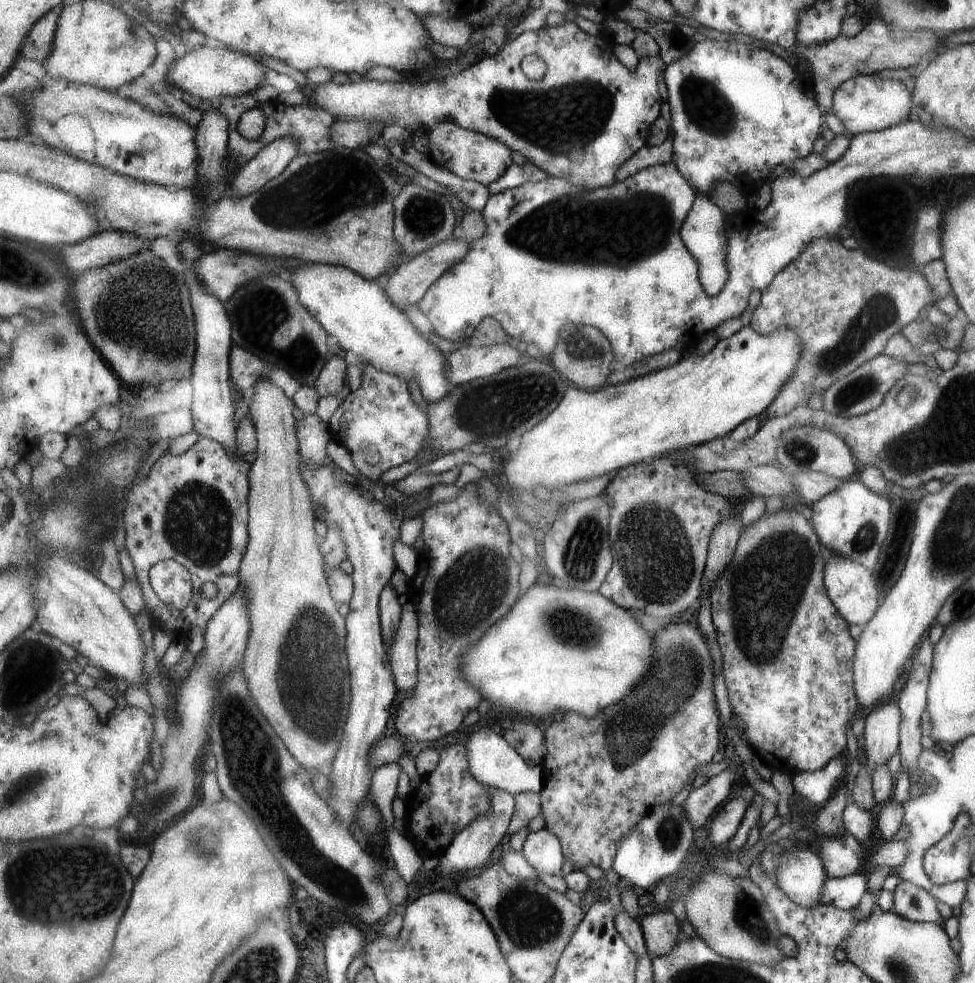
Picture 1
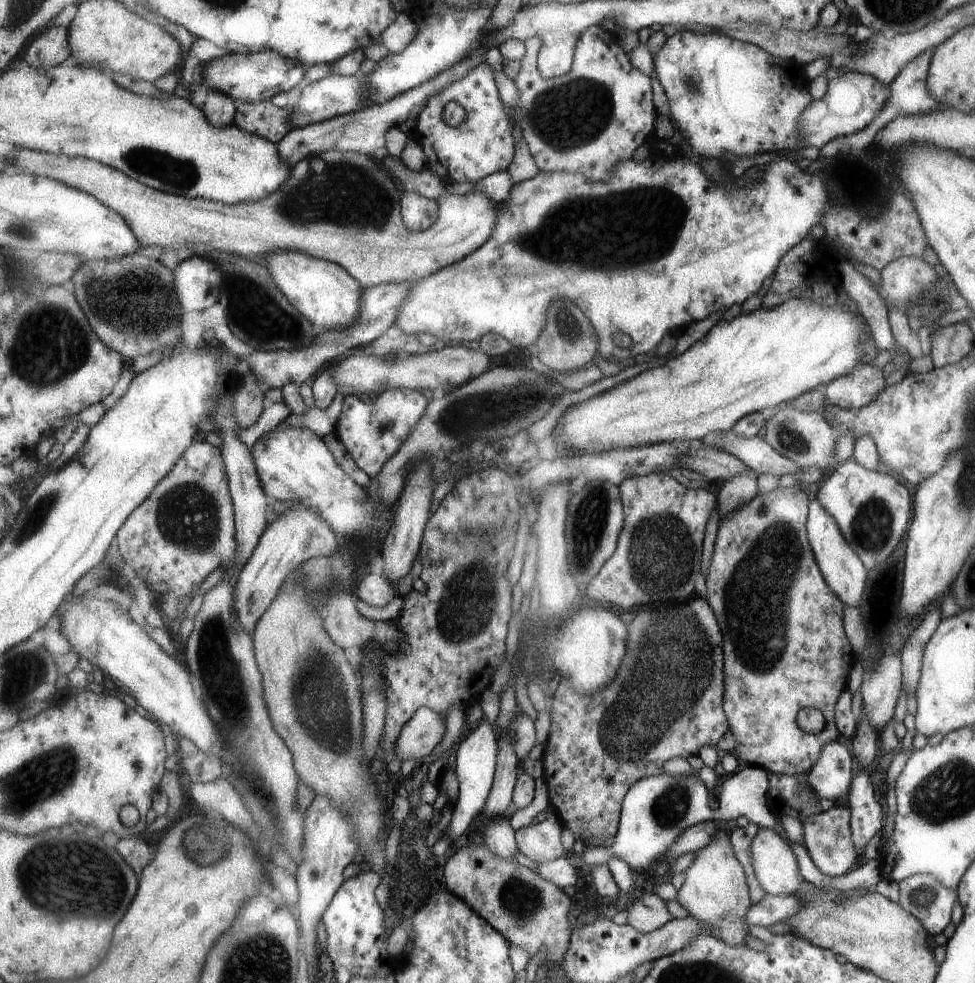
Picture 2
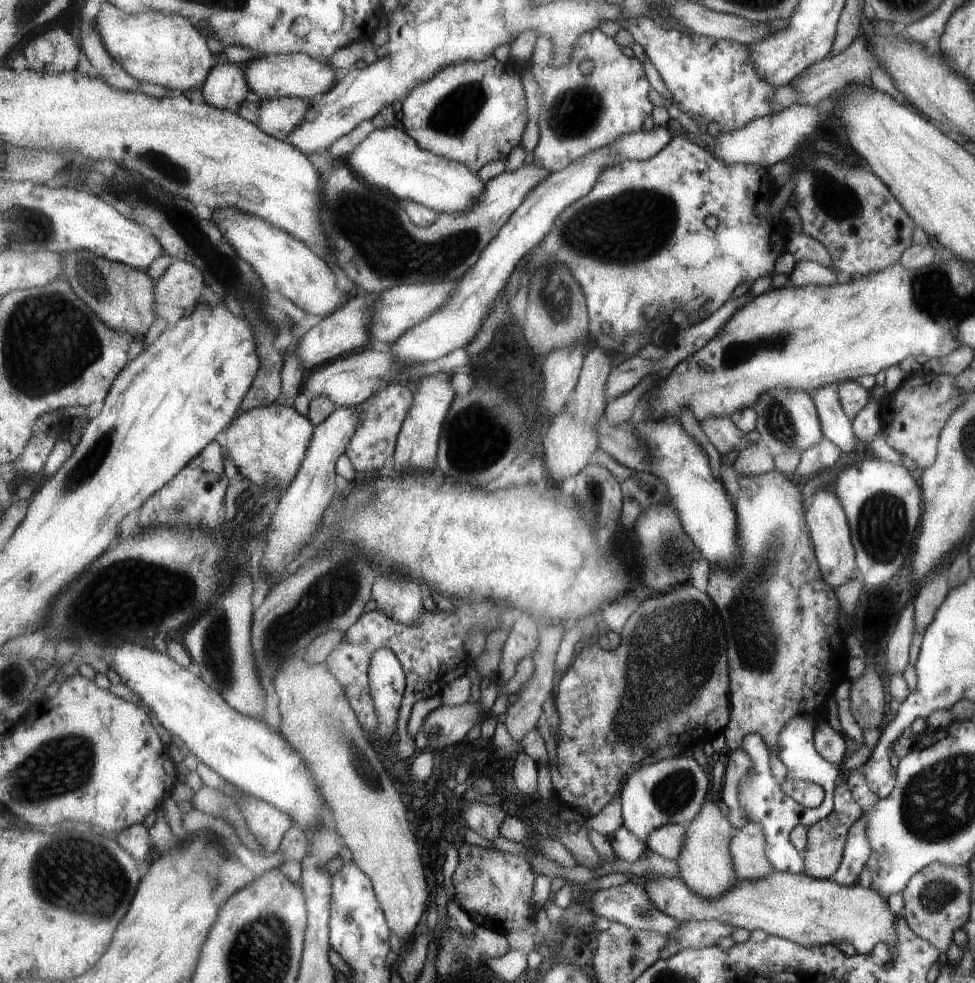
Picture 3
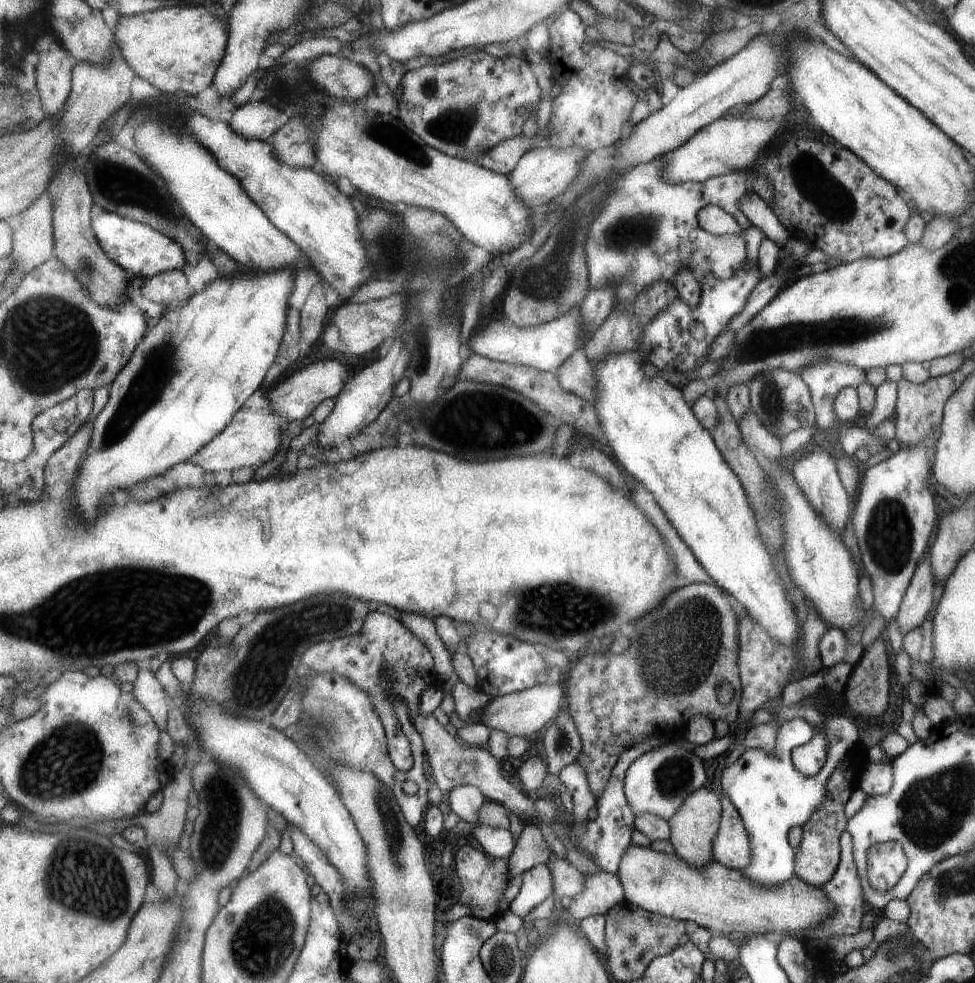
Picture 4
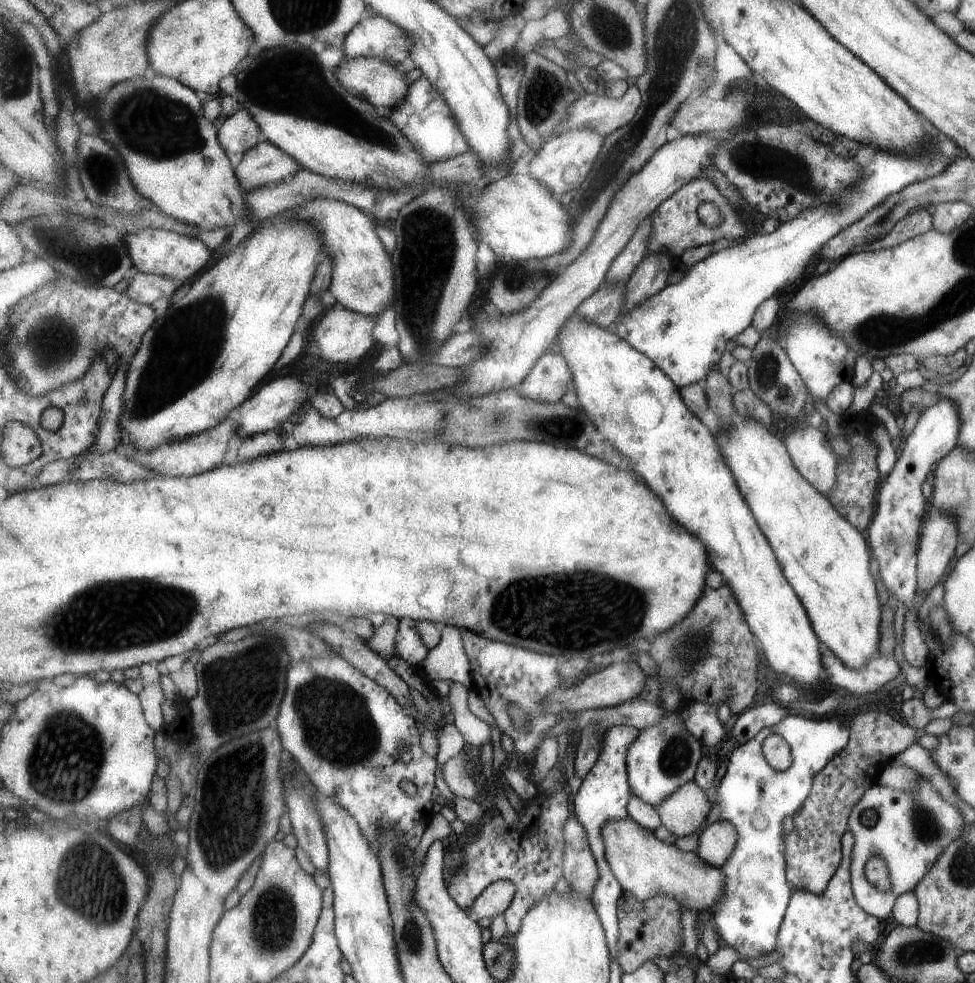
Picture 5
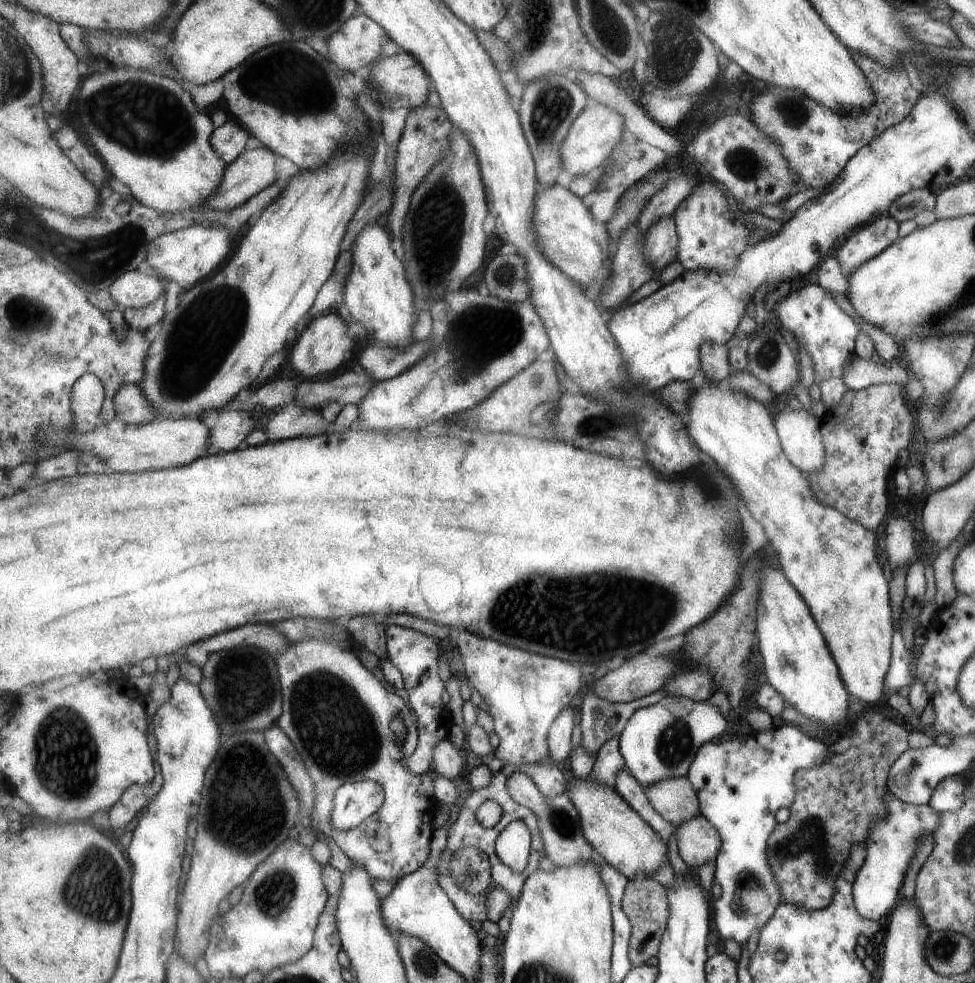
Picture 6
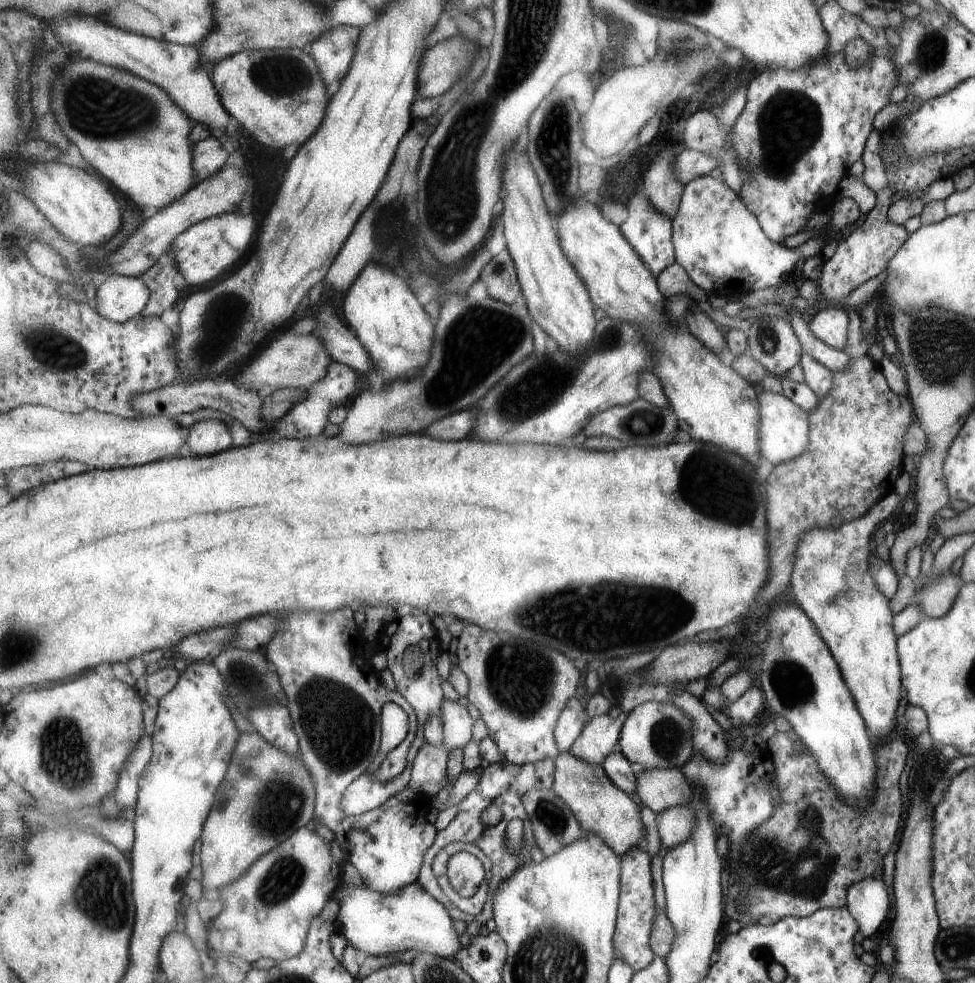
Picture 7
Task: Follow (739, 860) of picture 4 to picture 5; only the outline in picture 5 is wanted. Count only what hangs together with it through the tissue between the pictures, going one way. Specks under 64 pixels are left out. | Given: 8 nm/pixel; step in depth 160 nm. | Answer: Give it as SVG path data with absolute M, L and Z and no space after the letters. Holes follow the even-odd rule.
M719 818L700 834L695 852L699 853L704 861L722 868L732 857L737 843L737 827L732 822Z

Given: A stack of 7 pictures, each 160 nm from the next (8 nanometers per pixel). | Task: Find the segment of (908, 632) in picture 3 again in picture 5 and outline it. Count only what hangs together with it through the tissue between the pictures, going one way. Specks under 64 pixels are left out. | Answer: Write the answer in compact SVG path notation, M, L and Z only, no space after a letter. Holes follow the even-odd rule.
M933 508L924 522L924 532L917 553L917 592L926 594L939 582L957 546L955 518Z

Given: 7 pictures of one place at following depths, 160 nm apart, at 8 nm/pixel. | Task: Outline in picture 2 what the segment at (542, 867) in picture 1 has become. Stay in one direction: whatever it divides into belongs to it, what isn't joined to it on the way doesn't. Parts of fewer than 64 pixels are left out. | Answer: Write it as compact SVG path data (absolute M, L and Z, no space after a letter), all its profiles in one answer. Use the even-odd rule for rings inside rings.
M549 806L545 811L548 816L542 823L531 823L517 830L515 834L520 852L533 862L539 861L541 858L544 860L556 860L567 854L567 850L561 846L561 828L563 823L559 814L555 812L552 806Z

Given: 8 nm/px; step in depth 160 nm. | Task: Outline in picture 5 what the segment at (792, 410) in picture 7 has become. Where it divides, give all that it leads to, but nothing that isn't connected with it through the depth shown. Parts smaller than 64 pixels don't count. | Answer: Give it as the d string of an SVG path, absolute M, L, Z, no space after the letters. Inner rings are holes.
M809 426L793 430L784 441L792 455L793 466L808 483L828 496L836 486L835 453L831 452L825 436Z

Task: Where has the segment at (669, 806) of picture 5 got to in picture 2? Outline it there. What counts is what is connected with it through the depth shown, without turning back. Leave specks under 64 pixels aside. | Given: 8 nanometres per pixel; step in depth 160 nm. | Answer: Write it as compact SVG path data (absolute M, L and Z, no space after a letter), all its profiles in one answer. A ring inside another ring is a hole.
M722 824L713 840L701 848L693 863L685 872L685 880L678 891L677 898L703 926L713 930L713 936L727 942L730 946L745 943L749 929L745 926L745 916L751 910L748 876L733 848L733 824Z

